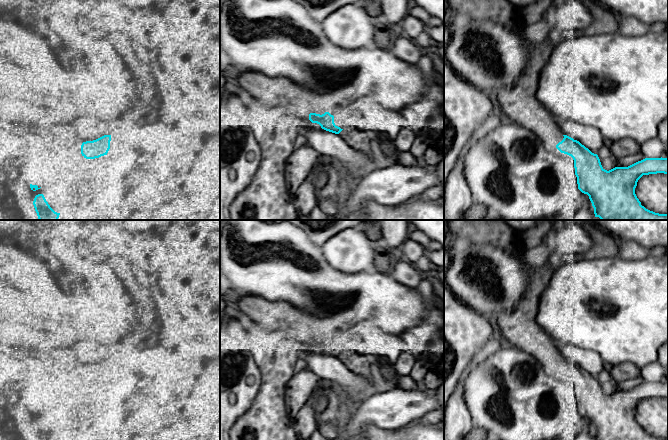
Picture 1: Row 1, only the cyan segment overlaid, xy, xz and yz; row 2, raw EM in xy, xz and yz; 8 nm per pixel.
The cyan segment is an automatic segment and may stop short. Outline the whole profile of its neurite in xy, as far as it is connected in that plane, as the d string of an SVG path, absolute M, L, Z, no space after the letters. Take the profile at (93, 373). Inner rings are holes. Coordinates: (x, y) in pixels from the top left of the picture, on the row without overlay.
M104 359L93 365L83 366L81 378L86 383L95 383L107 379L110 373L111 359Z

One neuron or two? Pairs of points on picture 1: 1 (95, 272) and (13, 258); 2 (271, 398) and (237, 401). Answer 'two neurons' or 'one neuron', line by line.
1: one neuron
2: two neurons

